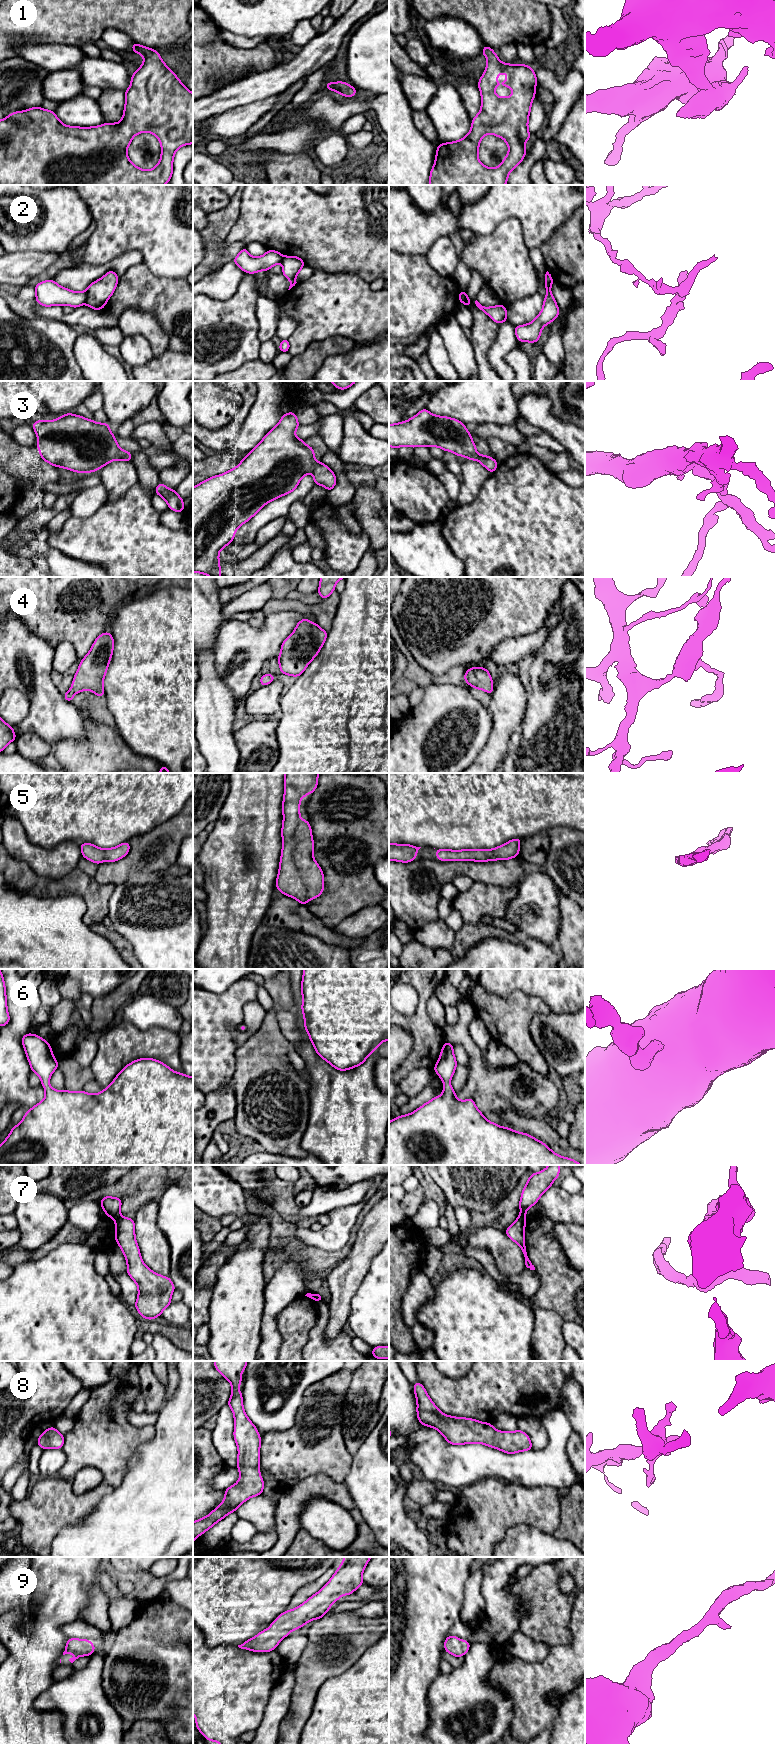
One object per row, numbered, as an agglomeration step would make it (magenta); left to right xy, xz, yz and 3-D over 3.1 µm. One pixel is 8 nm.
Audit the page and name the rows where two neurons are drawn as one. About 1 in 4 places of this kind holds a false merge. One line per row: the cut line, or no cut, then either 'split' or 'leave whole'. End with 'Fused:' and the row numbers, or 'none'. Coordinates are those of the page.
1: no cut; leave whole
2: cut in xy along (85, 291), (87, 295), (86, 303); split
3: no cut; leave whole
4: no cut; leave whole
5: no cut; leave whole
6: no cut; leave whole
7: cut in xy along (120, 1216), (115, 1219); split
8: no cut; leave whole
9: no cut; leave whole
Fused: 2, 7

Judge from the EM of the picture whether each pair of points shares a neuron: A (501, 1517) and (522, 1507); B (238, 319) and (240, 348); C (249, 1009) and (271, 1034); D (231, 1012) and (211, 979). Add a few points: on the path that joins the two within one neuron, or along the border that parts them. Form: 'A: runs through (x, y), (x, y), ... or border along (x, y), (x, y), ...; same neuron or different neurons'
A: runs through (506, 1512), (511, 1507), (517, 1507); same neuron
B: runs through (238, 326), (238, 341); same neuron
C: border along (267, 1012), (260, 1028), (246, 1041); different neurons
D: border along (240, 980), (232, 983), (220, 993), (203, 989); different neurons

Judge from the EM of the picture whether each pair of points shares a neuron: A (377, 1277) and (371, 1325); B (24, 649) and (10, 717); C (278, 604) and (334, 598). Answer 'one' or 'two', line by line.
A: one
B: two
C: one

